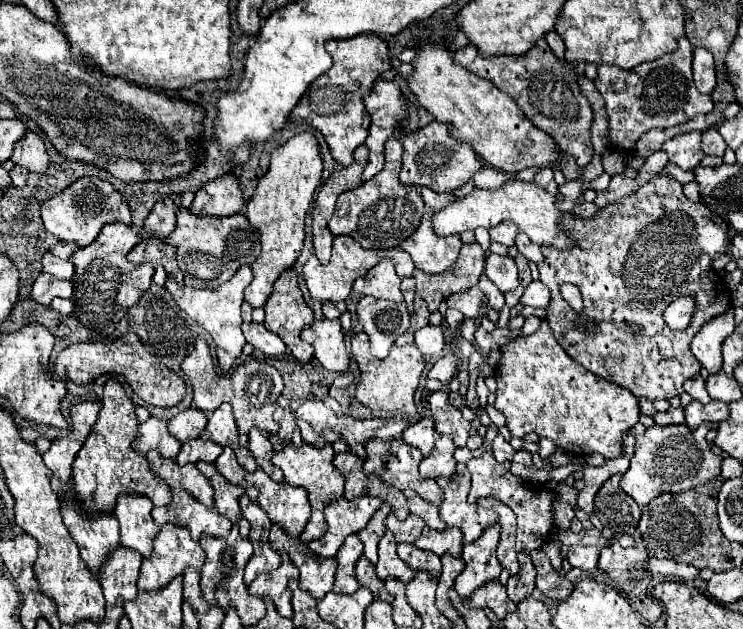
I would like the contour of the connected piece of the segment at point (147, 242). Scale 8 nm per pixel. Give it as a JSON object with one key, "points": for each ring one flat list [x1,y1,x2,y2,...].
{"points":[[152,234,142,238,142,242,132,248,132,252,128,254,128,260,134,264,144,264,144,262,162,264,170,276,174,276,178,272,174,248,170,244,166,244,162,238,152,236]]}

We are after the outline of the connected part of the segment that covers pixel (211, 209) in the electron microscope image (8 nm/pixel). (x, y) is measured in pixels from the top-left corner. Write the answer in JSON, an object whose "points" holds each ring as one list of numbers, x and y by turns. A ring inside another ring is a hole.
{"points":[[224,174,196,192,190,210,210,216,232,216,238,214,242,206,244,194,240,188,240,178,236,174]]}

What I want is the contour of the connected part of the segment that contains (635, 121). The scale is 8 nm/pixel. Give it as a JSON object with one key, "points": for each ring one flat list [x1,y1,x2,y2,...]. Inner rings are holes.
{"points":[[682,38,678,40,678,50,666,54,658,60,640,64,630,72,614,66,598,66,598,76,594,86,606,102,608,114,608,138,610,146,620,154,634,154,638,138,652,128,674,128,696,114,712,112,712,98,696,90,692,80,692,44]]}

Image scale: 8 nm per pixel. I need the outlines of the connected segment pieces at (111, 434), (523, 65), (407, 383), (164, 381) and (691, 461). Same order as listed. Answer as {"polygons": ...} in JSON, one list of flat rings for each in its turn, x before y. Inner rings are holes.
{"polygons":[[[108,378,104,386,104,406,98,414,96,424,92,426,82,450,74,460,74,484,78,490,78,498,82,500,82,508,88,514,112,512,118,494,122,492,138,492,148,496,154,506,168,504,172,500,172,490,166,482,162,482,156,474,152,474,150,464,144,454,132,448,132,440,136,438,138,418,136,404,128,398,124,386,116,378]],[[540,38,530,52,522,56,480,56,474,44,468,44,454,52,454,62,470,70,472,74,490,80,498,90,510,94,524,116,544,130,556,142,556,148,576,158,578,166,584,168,594,150,590,144,590,104,582,96,576,76,570,64,562,64,544,38]],[[358,332,352,336,352,354,360,368,360,380,356,384,356,398,364,406,372,410,402,414,404,418,414,418,418,414,418,408,414,404,414,392,418,388,420,376,424,372,424,358,416,346,392,346,390,356,384,360,378,360,370,354,370,340,366,332]],[[134,332,114,342,78,342,68,346,56,358,54,372,60,378,68,378,80,384,92,382,102,374,124,378,138,394,138,398,152,406,176,406,186,394,184,380,174,370,158,362,158,358,144,348,142,340]],[[710,422,692,430,686,424,670,424,670,426,650,426,644,434,636,436,636,450,630,460,628,472,622,476,622,490,632,496,638,504,646,506,662,492,686,492,690,488,698,488,702,484,712,482,720,476,722,456,716,456,710,450,706,434,710,430]]]}

